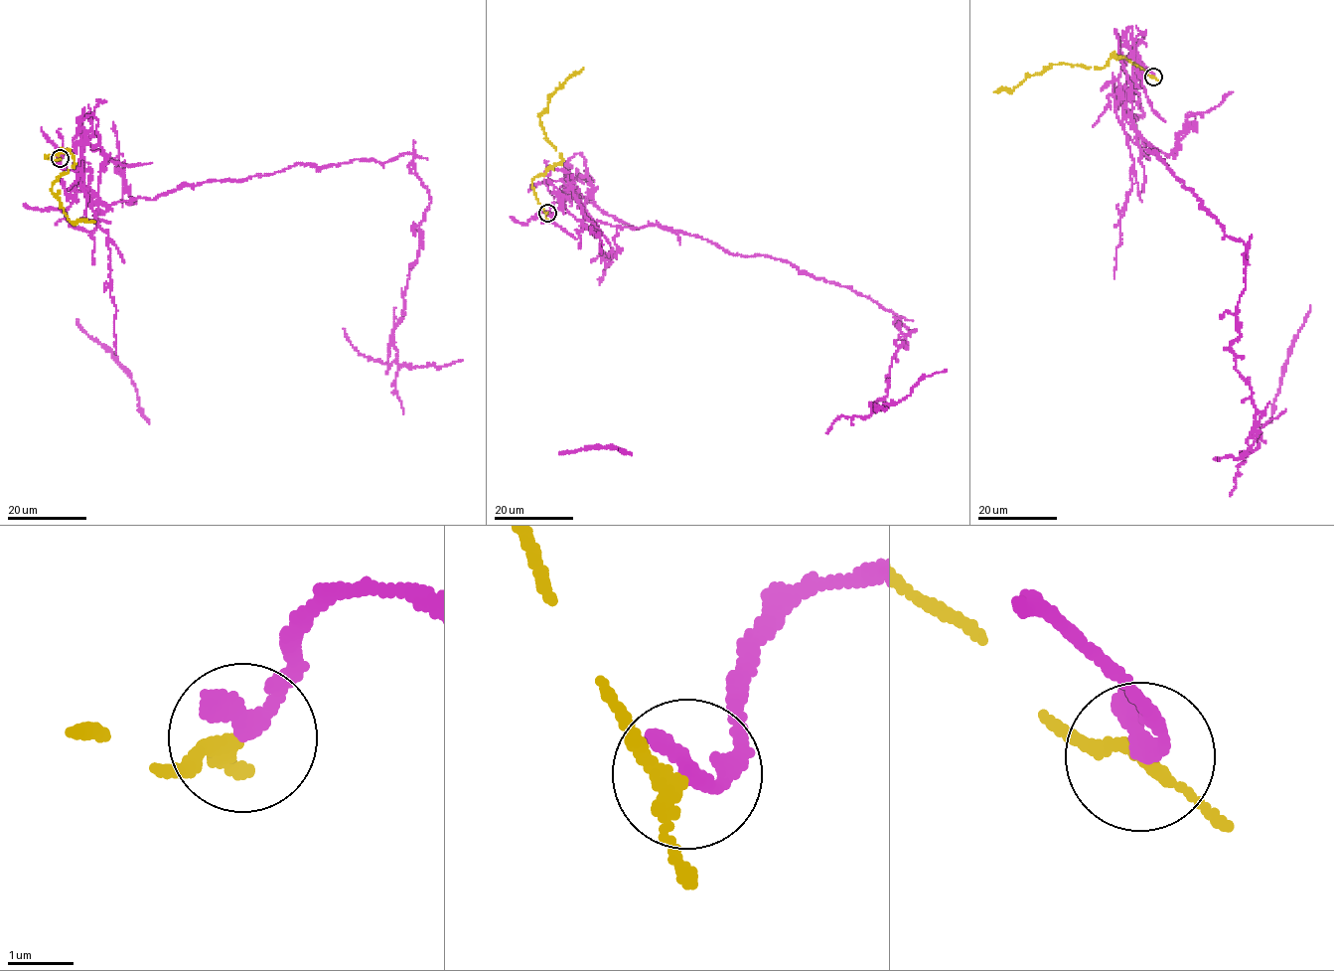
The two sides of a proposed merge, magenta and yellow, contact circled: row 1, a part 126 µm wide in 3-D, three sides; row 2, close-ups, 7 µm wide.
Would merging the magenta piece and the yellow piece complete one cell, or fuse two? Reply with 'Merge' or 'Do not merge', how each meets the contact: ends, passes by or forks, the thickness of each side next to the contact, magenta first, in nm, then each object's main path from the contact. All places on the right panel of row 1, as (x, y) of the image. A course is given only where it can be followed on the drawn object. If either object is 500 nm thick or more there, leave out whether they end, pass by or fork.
Do not merge. At the ring magenta ends. At the ring yellow passes by. Thickness 320 nm (magenta) against 190 nm. Course of magenta: (1152, 78), (1139, 66), (1115, 115), (1246, 247), (1230, 350), (1257, 411), (1254, 444), (1213, 458). Course of yellow: (1152, 78), (1113, 54), (1101, 69), (1052, 65), (1040, 74), (1027, 76), (1012, 90), (1004, 88), (994, 91)

